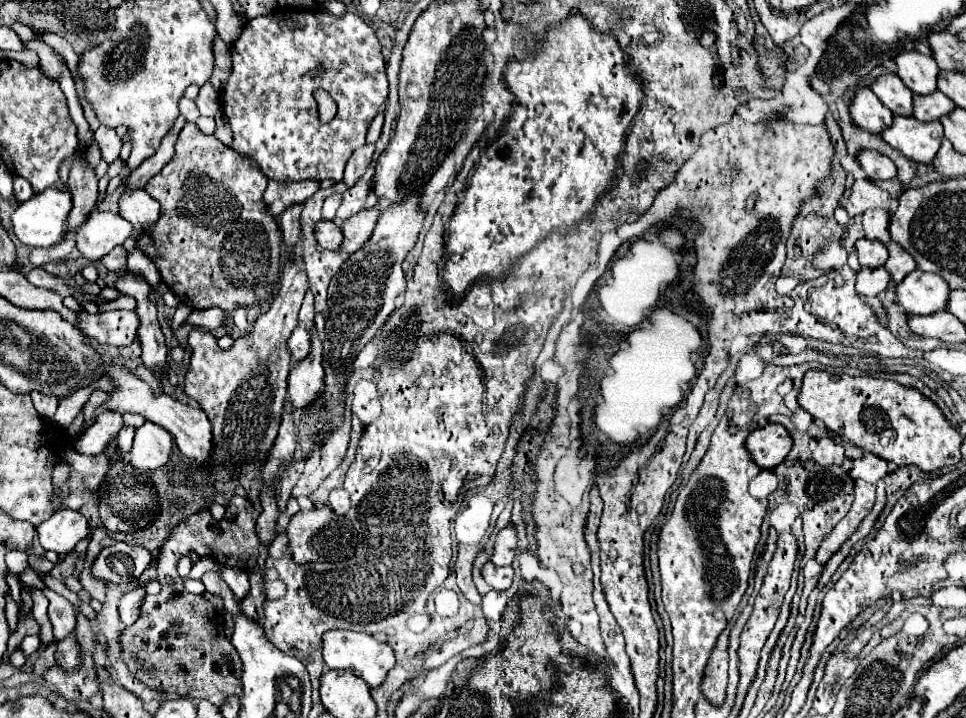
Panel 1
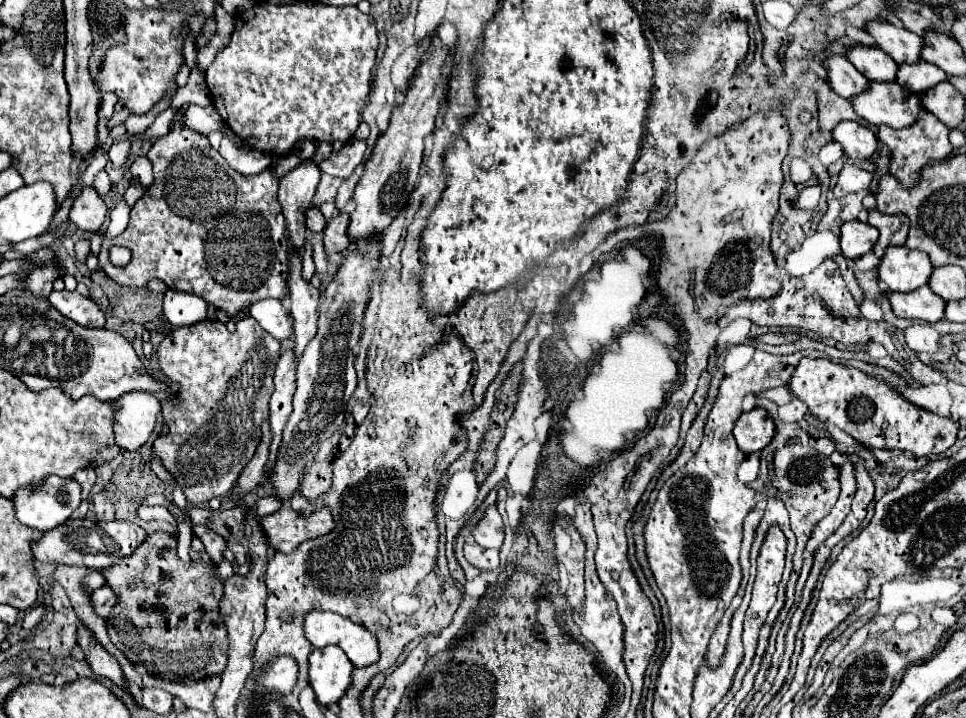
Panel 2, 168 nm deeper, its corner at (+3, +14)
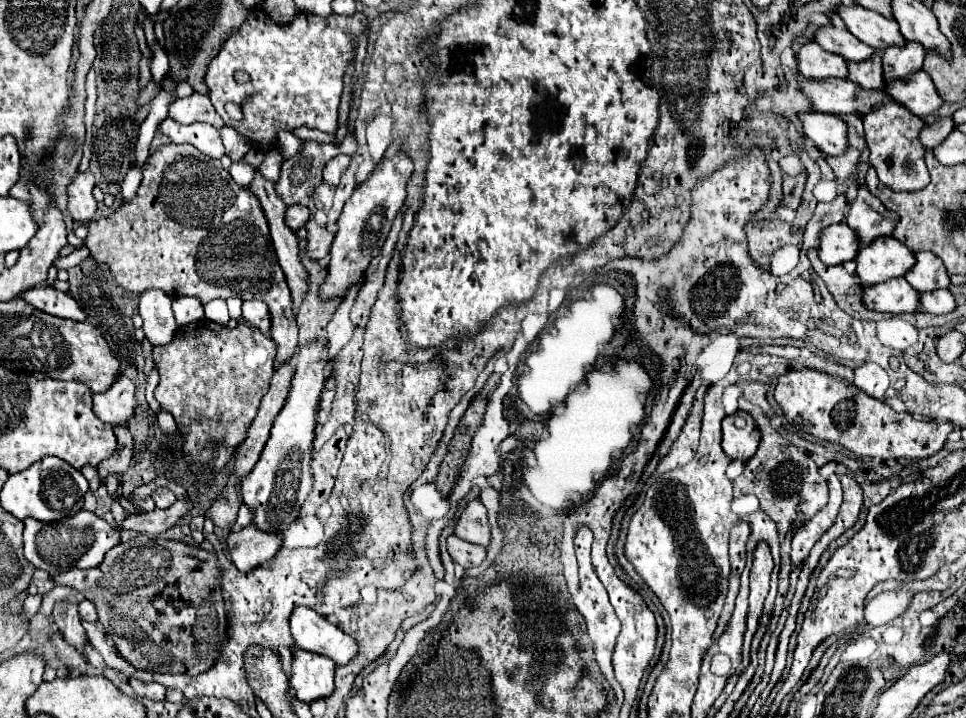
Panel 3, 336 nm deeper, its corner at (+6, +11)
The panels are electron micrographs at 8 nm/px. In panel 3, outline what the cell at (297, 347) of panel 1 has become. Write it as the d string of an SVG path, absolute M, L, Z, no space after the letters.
M250 300L250 302L242 302L242 318L260 328L262 334L270 334L270 312L266 308L266 304L258 302L258 300Z

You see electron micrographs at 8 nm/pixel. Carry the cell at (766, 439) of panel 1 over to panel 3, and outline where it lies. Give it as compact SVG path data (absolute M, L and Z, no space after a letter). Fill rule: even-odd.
M736 412L732 416L726 416L722 420L722 450L726 452L728 458L732 460L748 460L754 456L756 448L760 442L760 432L752 420L750 414L746 412ZM736 416L746 420L744 428L736 428L734 420Z

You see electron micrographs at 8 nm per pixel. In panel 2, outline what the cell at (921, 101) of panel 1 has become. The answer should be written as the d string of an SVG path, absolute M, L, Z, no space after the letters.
M919 61L915 65L901 65L897 71L897 83L917 95L923 95L925 91L933 89L933 85L939 85L945 79L947 75L939 67L925 61Z

